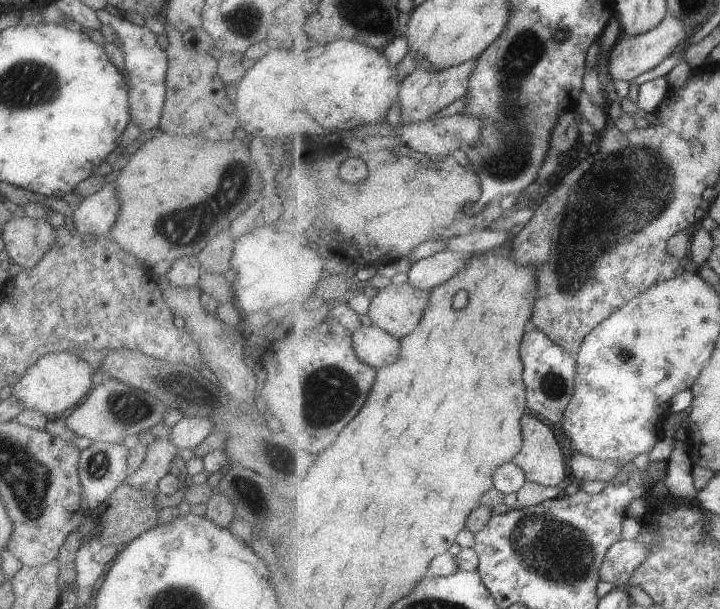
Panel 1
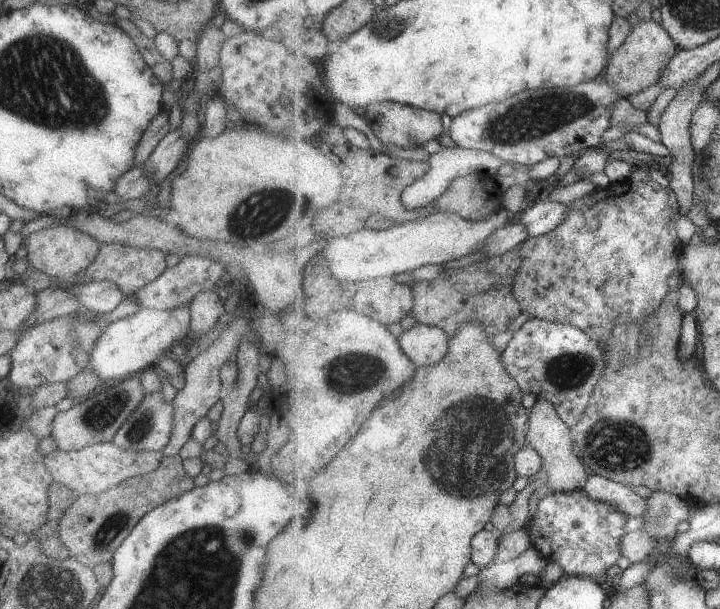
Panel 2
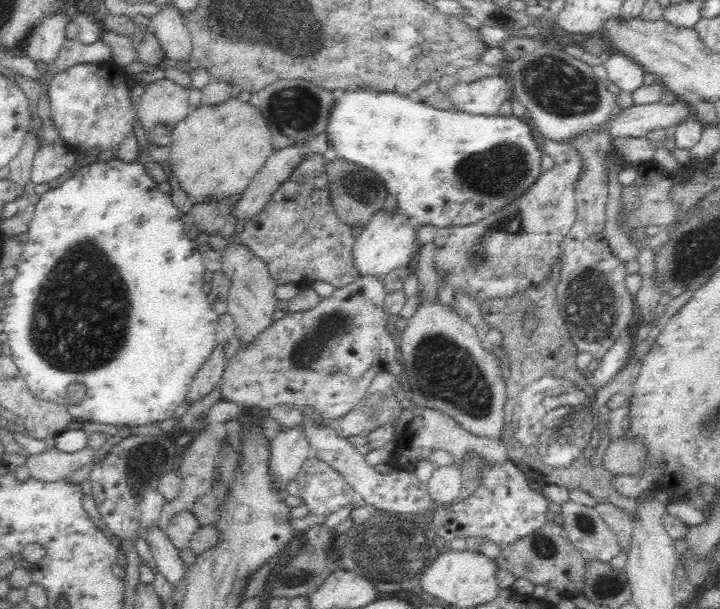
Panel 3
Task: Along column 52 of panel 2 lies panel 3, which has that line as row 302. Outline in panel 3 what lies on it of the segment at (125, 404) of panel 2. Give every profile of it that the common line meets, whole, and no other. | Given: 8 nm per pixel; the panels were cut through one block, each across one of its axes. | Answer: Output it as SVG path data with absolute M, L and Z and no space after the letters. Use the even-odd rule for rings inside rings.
M438 299L422 301L402 331L399 347L402 370L406 370L413 392L412 406L441 410L476 436L501 439L505 425L506 372L499 365L501 352L488 351L480 342L476 328L465 321L452 307L441 305Z

